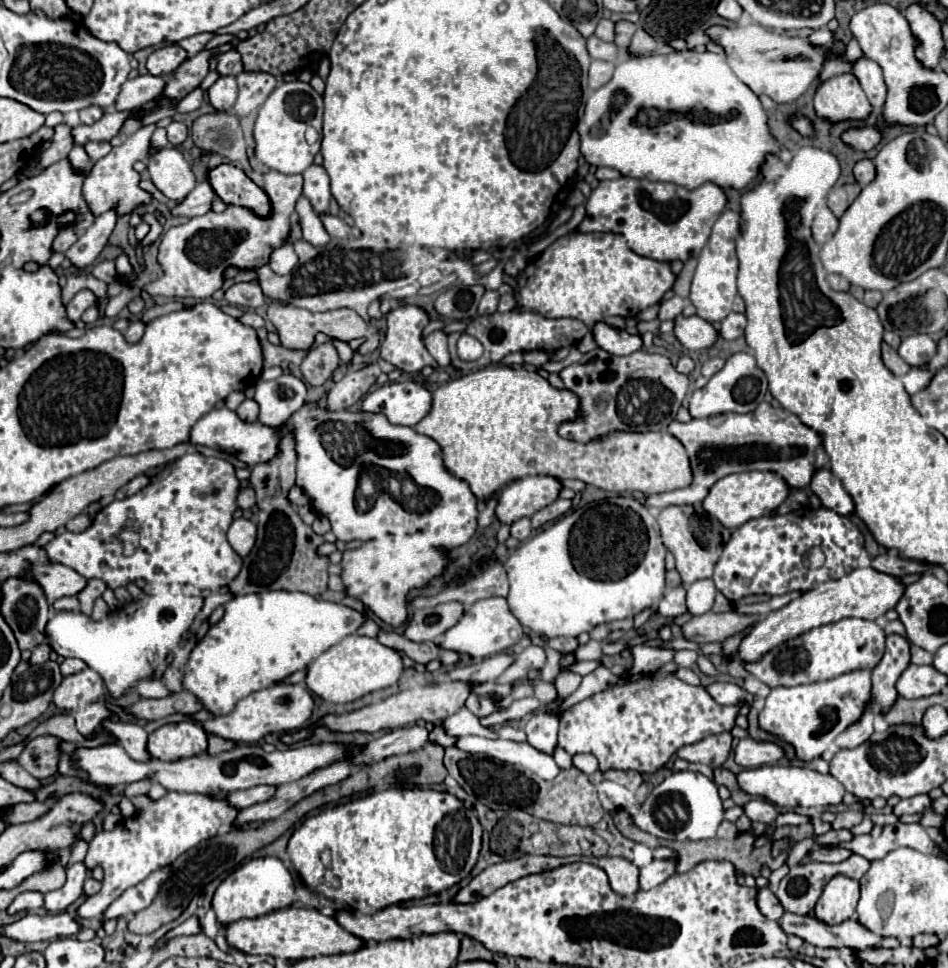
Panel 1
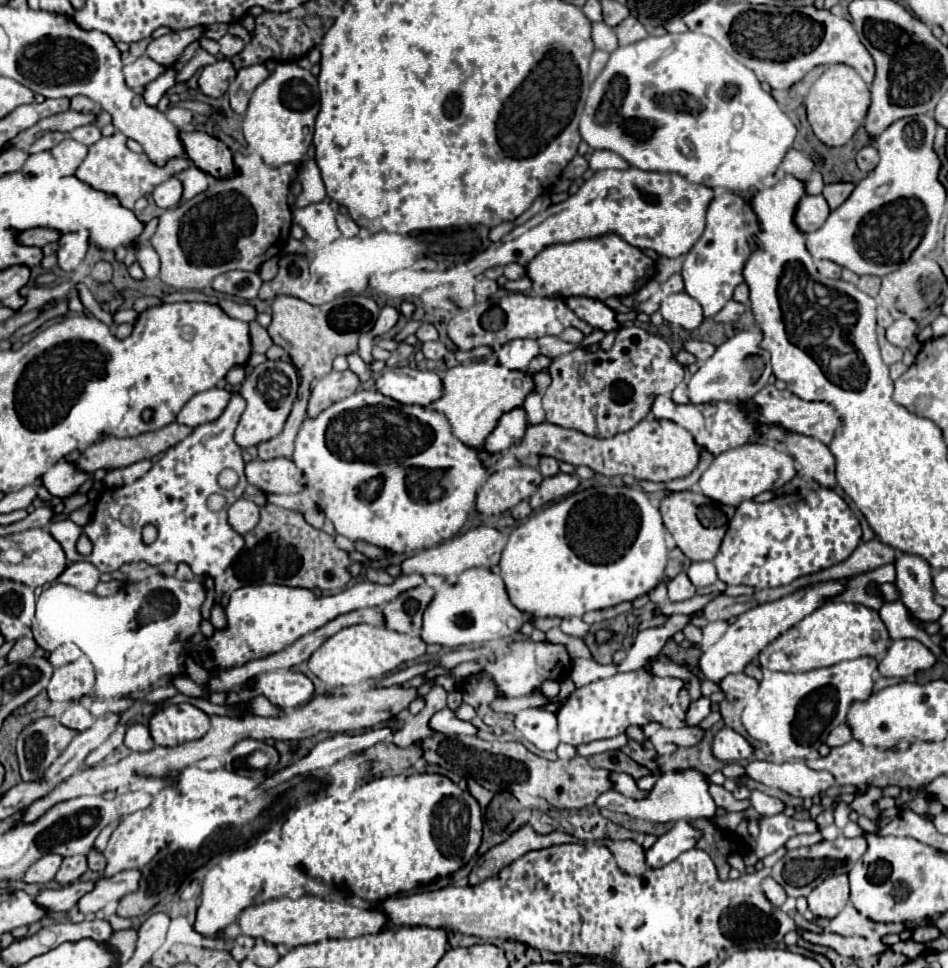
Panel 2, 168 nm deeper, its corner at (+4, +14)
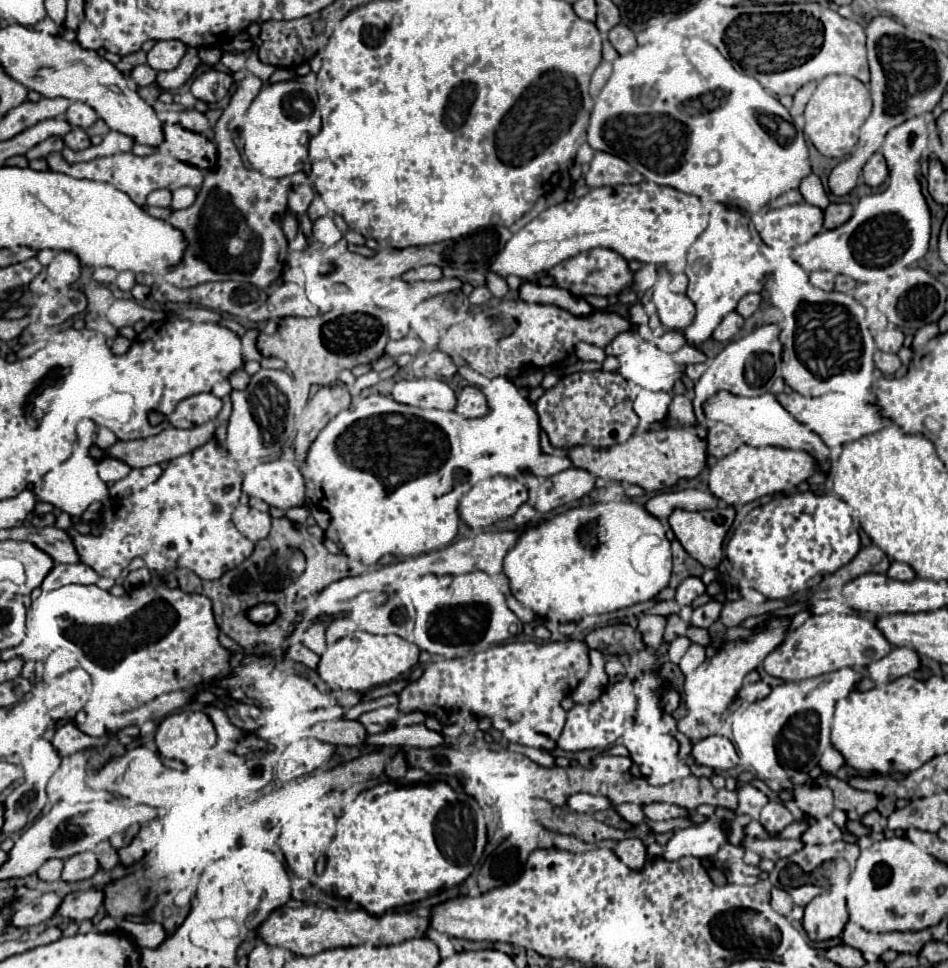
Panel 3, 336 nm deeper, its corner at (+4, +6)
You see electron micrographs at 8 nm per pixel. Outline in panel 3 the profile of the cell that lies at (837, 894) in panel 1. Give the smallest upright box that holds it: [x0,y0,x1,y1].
[804,893,848,941]

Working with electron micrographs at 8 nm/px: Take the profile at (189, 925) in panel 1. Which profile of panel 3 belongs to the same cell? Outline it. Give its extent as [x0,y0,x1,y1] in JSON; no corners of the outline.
[118,919,166,947]

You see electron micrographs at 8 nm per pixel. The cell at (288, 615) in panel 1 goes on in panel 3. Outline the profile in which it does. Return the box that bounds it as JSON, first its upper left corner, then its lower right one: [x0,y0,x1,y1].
[250,605,278,621]

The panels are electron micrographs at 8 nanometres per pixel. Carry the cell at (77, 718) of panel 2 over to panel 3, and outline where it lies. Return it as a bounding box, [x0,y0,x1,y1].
[52,723,100,757]

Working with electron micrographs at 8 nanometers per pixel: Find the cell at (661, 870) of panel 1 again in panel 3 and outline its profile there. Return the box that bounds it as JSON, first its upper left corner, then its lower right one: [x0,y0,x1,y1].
[662,819,728,861]

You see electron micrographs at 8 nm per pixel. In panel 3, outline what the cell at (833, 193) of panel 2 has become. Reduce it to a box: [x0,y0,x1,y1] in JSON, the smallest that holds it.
[824,203,852,229]

